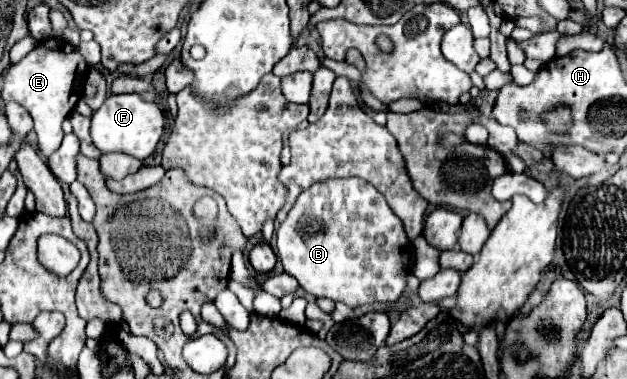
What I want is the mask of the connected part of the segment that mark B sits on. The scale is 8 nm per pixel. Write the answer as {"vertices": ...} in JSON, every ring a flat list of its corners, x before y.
{"vertices":[[358,177,318,181,306,189,296,199,288,217,280,223,276,231,276,247,284,271,314,297,328,297,348,307,358,307,366,303,394,303,406,289,406,275,410,271,412,255,402,221,394,215,384,195]]}

